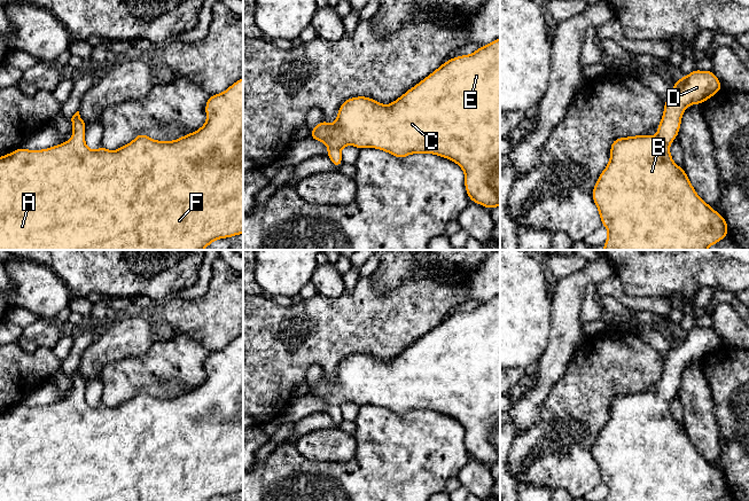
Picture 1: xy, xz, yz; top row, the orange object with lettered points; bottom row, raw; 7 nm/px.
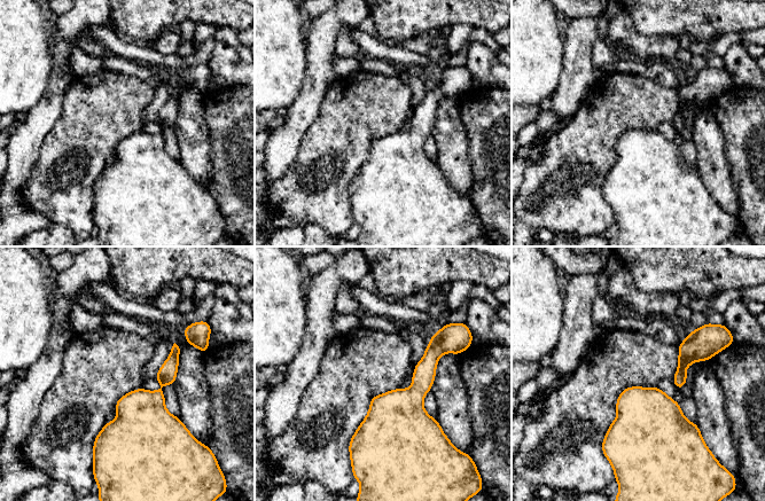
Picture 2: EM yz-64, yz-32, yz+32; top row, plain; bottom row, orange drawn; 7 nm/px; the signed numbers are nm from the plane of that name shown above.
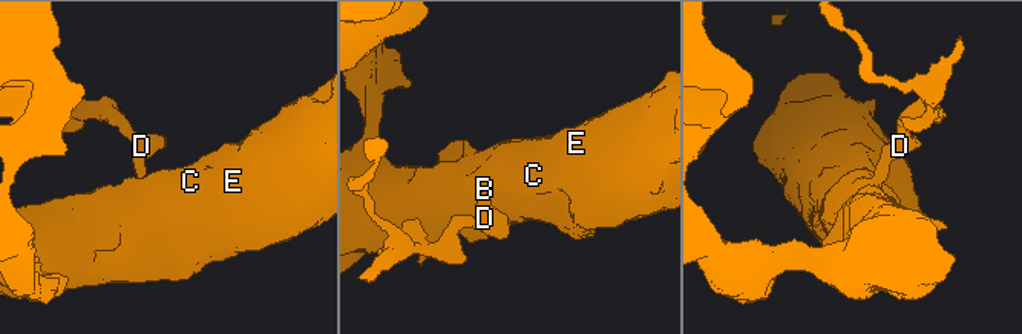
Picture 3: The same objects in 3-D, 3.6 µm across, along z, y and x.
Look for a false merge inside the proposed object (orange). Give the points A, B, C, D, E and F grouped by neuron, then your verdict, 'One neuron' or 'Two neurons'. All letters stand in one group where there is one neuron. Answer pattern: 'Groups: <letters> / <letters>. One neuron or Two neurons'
Groups: A B C D E F. One neuron

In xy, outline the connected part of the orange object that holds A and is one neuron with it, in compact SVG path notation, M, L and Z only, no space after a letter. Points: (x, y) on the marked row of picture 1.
M243 78L235 81L220 94L210 95L205 103L206 123L197 131L184 135L174 141L156 141L143 133L115 151L110 151L102 144L97 150L91 150L85 143L85 130L87 124L77 111L72 118L73 136L68 141L42 150L28 150L19 148L0 157L0 250L203 250L218 238L228 238L243 234Z

